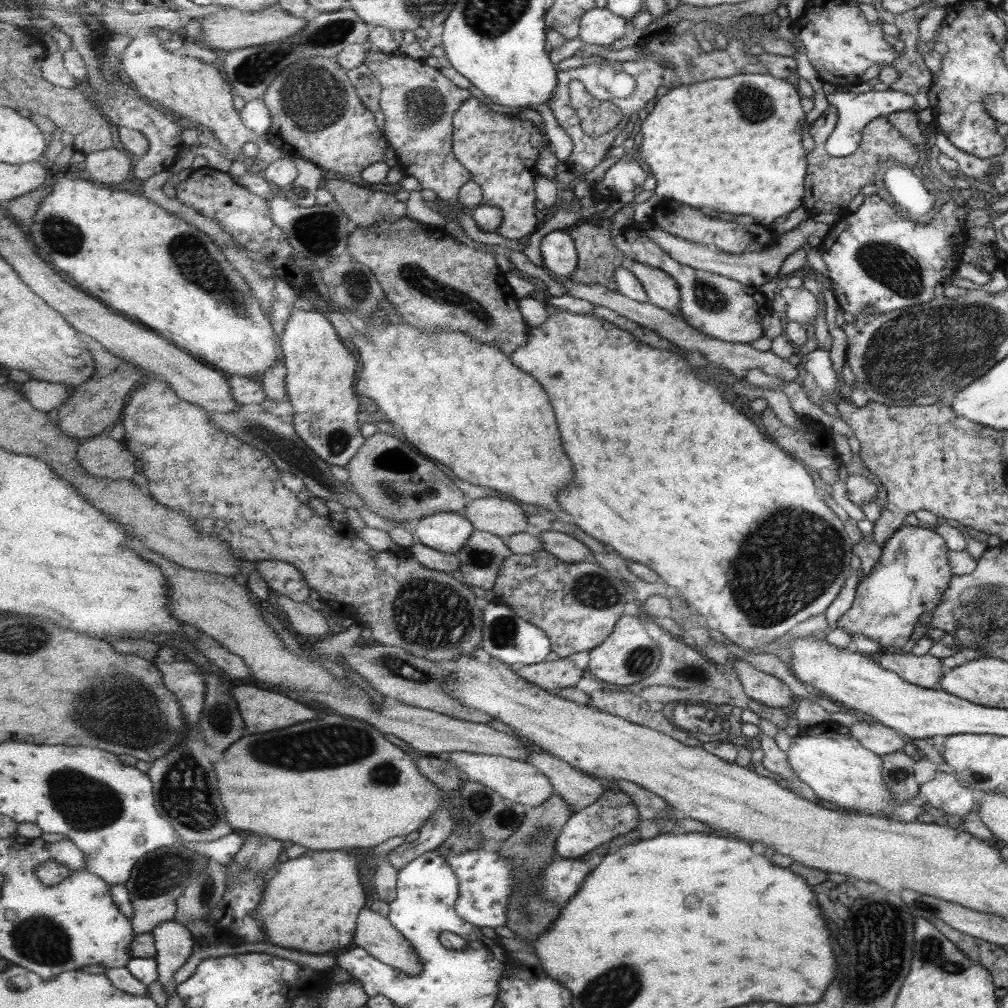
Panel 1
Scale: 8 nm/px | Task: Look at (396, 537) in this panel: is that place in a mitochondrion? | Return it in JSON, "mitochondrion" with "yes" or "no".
{"mitochondrion":"no"}

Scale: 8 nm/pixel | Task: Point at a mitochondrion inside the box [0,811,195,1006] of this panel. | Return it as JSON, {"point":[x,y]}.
{"point":[41,940]}

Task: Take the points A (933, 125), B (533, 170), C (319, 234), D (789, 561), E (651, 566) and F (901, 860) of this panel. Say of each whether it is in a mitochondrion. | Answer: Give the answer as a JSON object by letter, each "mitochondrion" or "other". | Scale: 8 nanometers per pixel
{"A":"other","B":"other","C":"mitochondrion","D":"mitochondrion","E":"other","F":"other"}

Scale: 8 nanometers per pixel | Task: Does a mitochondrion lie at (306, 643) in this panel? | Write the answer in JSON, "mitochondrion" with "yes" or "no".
{"mitochondrion":"no"}

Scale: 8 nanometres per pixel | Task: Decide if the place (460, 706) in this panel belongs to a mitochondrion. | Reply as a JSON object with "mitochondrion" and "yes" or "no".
{"mitochondrion":"no"}

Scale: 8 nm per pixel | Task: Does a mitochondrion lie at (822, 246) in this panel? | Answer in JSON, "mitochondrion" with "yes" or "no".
{"mitochondrion":"no"}

